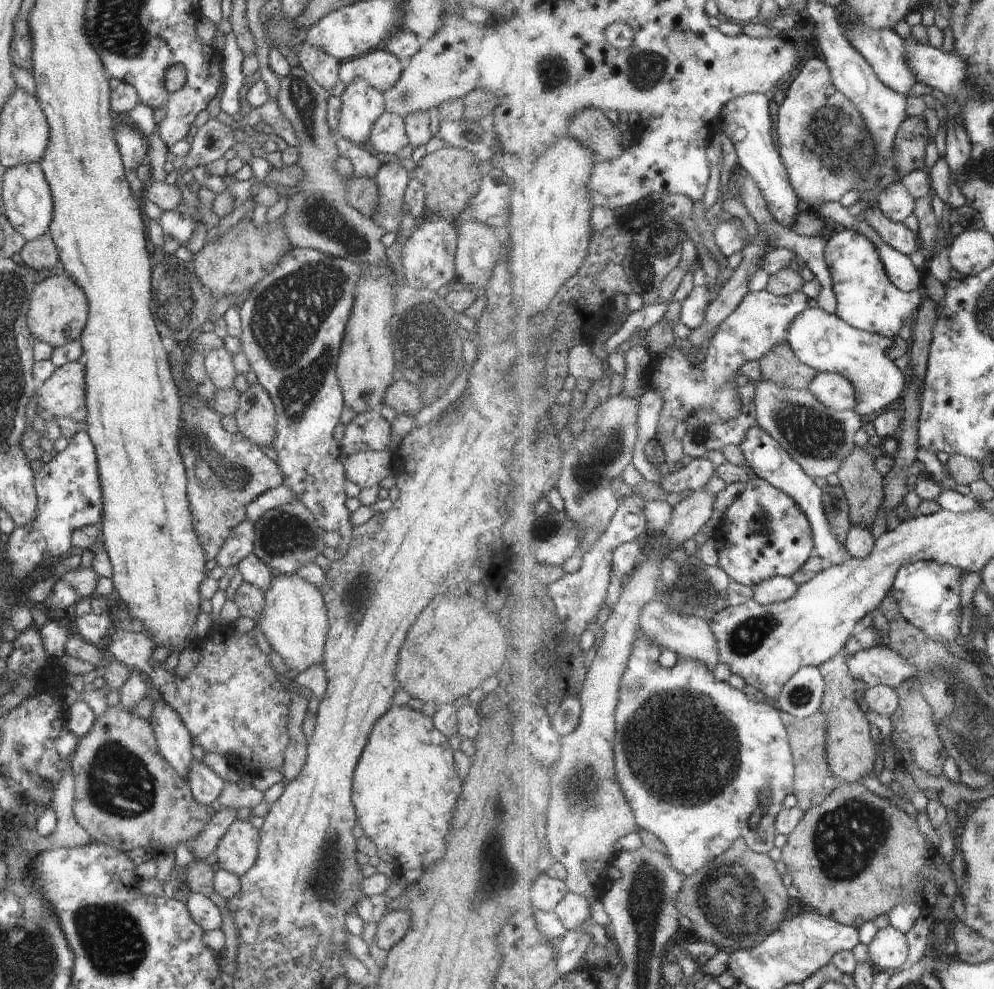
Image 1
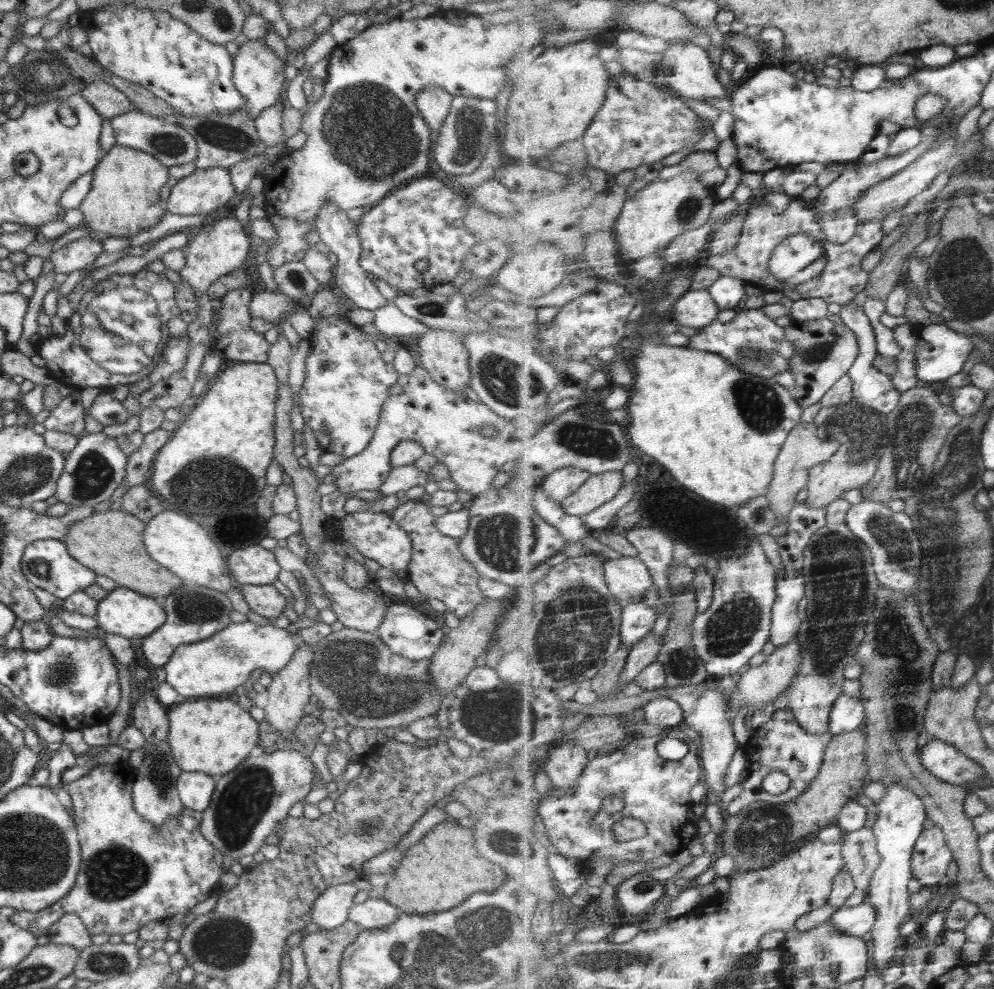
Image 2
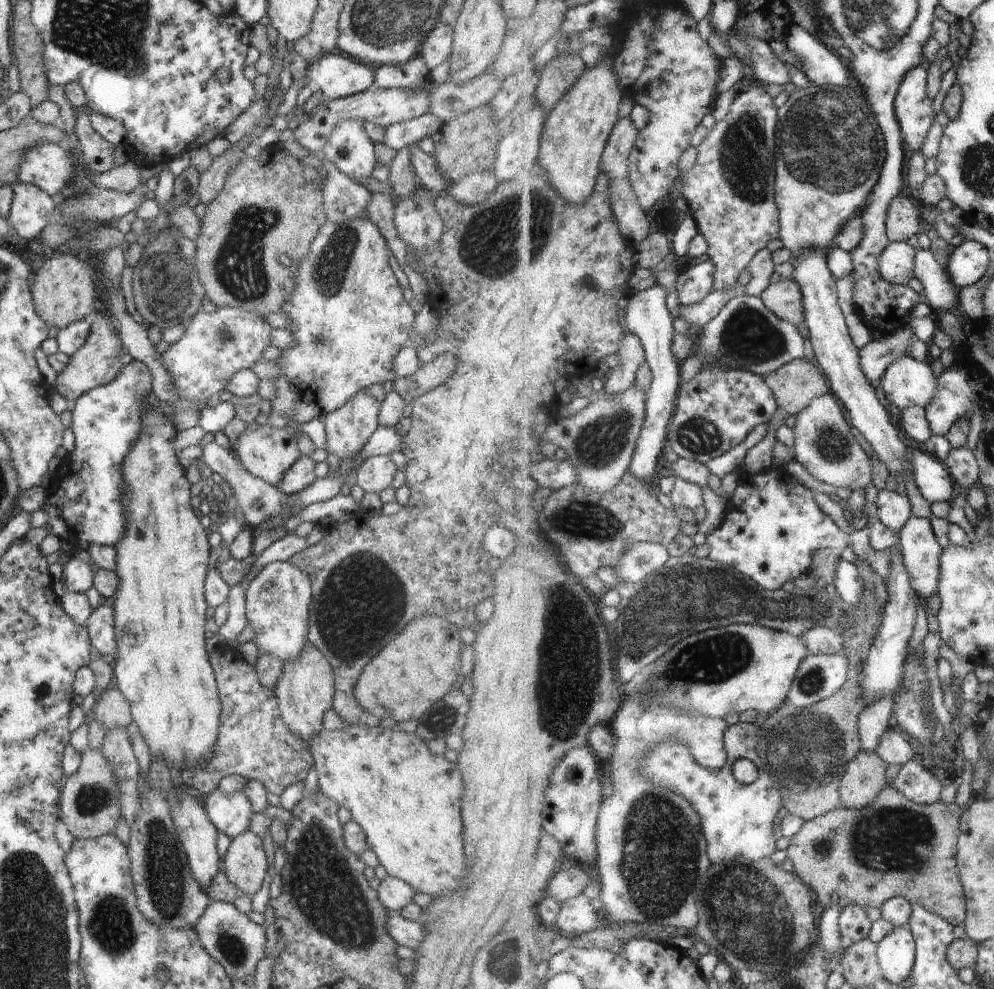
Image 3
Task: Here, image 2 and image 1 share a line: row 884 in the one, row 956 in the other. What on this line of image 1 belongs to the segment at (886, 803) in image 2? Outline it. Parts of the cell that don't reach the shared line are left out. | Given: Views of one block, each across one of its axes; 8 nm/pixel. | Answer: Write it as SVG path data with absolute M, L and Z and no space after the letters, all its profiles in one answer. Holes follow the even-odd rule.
M893 925L882 929L869 948L873 959L872 965L877 970L900 968L910 956L908 936Z

